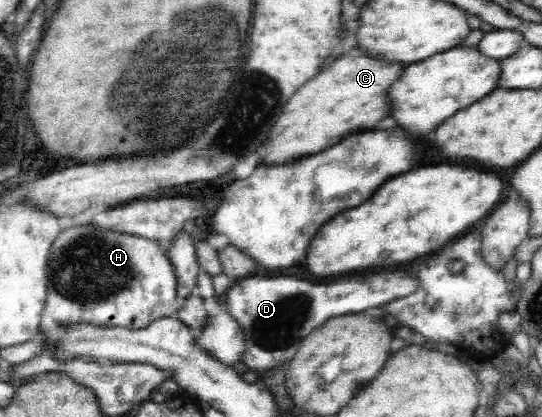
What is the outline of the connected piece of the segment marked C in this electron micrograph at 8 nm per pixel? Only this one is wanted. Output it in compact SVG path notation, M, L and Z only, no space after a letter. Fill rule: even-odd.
M357 47L347 52L340 51L333 62L322 67L321 74L291 96L283 116L271 132L271 138L259 150L261 156L257 156L257 164L280 165L303 155L321 152L341 139L375 128L381 120L389 118L389 110L393 110L393 102L389 102L385 94L389 94L389 86L397 82L406 66L395 61L379 61Z

